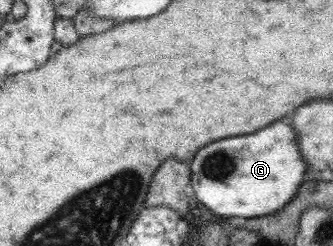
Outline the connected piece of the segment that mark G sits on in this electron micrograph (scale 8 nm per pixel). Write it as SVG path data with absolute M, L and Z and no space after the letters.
M285 119L283 123L271 123L263 127L263 131L255 131L247 137L219 139L201 147L199 155L189 165L190 185L195 199L219 217L261 218L283 209L295 197L305 168L293 128Z

